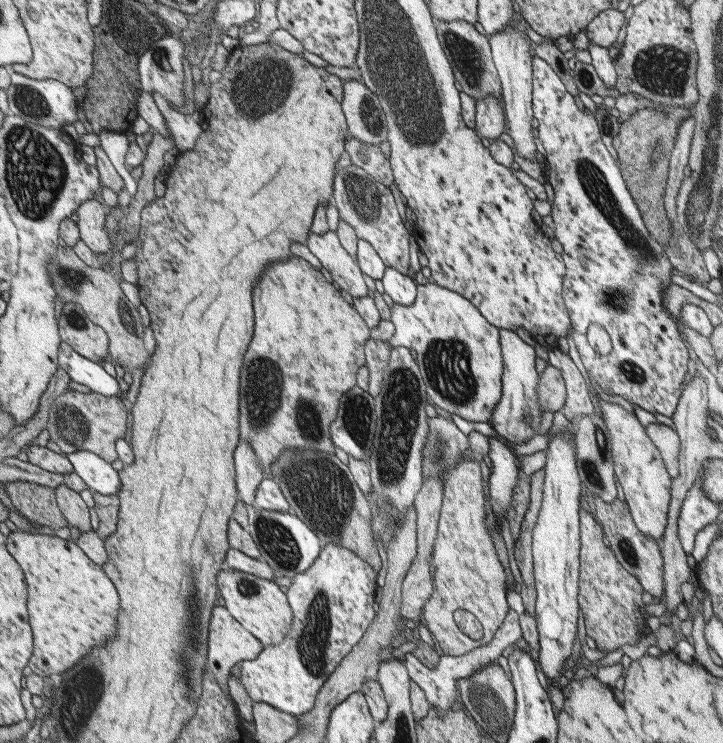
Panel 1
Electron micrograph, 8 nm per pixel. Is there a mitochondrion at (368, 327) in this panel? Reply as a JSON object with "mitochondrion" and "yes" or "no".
{"mitochondrion":"no"}

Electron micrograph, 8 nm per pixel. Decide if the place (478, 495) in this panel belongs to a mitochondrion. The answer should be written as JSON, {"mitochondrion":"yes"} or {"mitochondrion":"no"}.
{"mitochondrion":"no"}

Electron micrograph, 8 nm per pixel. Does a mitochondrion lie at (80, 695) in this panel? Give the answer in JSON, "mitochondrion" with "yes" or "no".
{"mitochondrion":"yes"}

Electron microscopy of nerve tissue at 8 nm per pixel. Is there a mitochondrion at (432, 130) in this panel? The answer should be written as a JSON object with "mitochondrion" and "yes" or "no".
{"mitochondrion":"yes"}

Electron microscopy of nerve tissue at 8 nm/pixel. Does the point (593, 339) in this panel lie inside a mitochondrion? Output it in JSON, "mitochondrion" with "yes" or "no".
{"mitochondrion":"no"}

